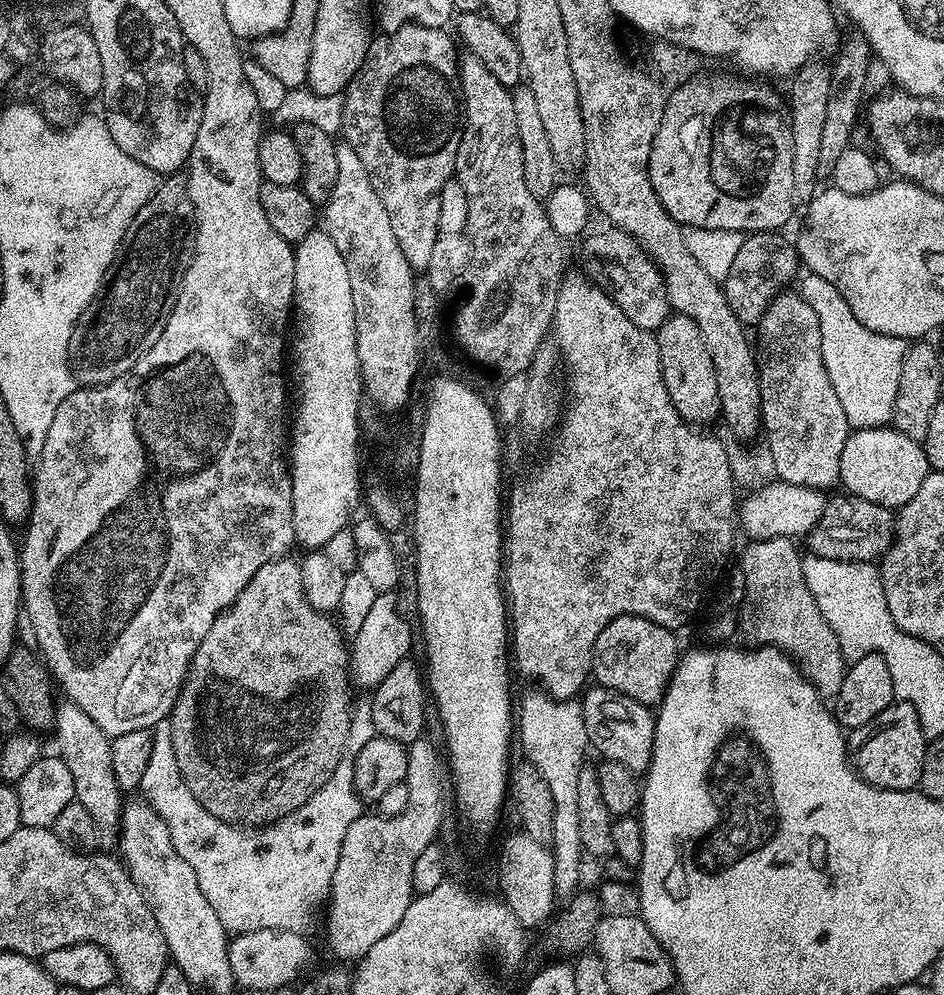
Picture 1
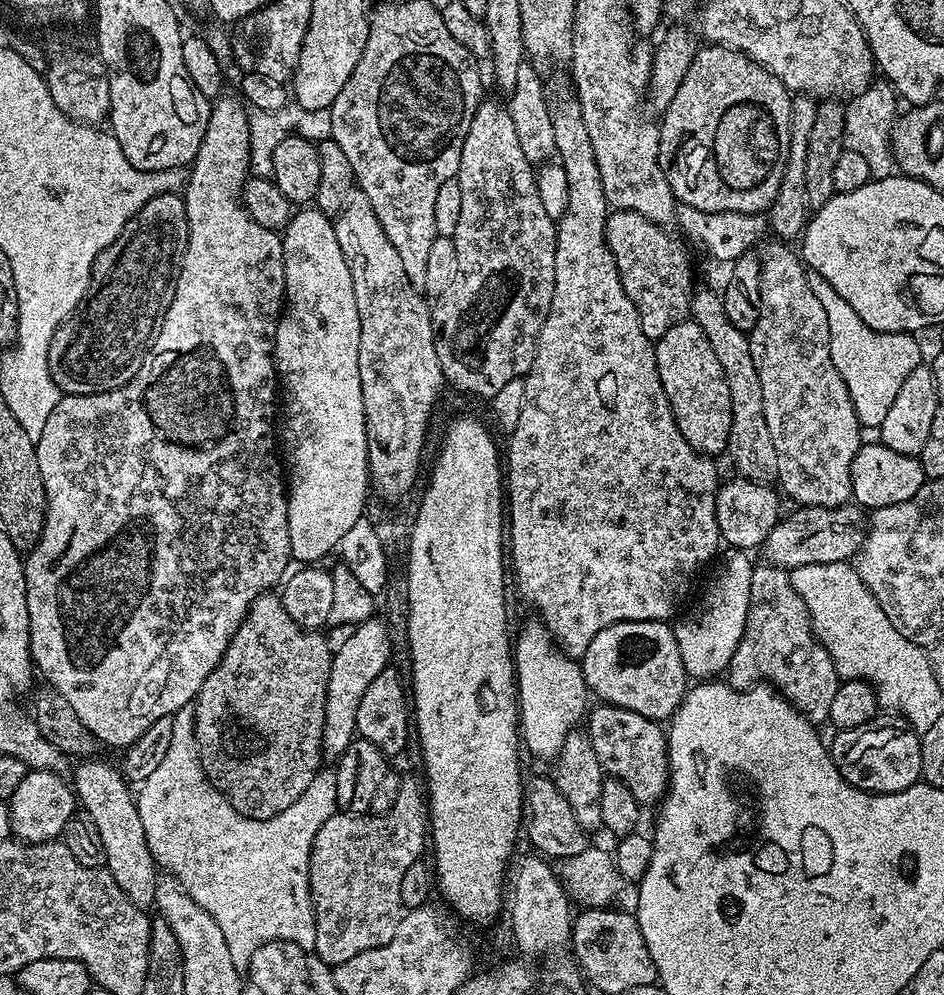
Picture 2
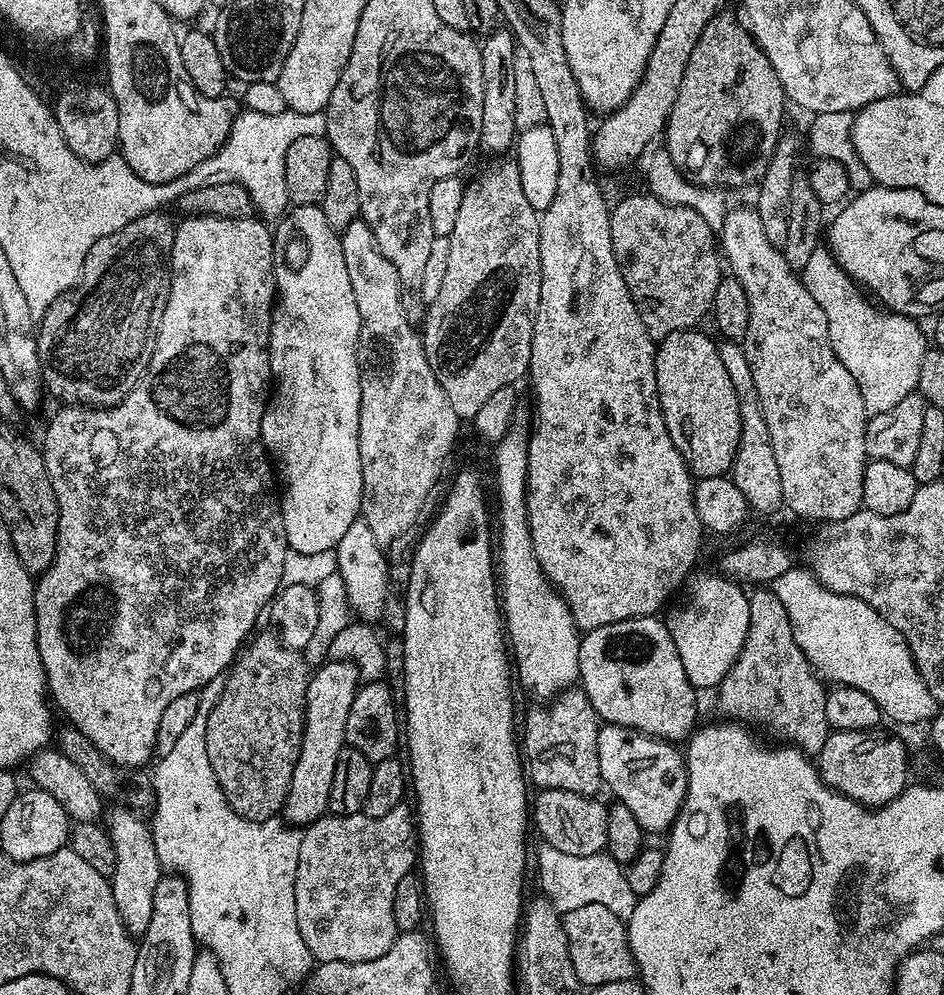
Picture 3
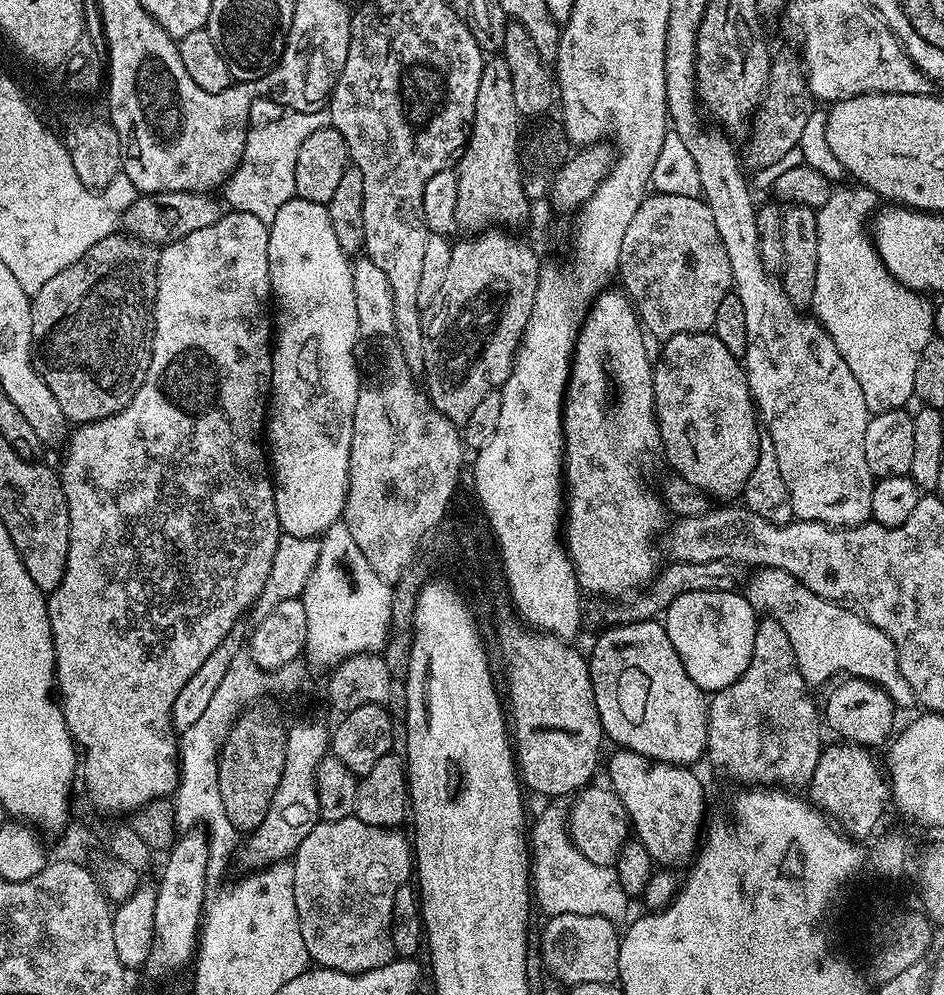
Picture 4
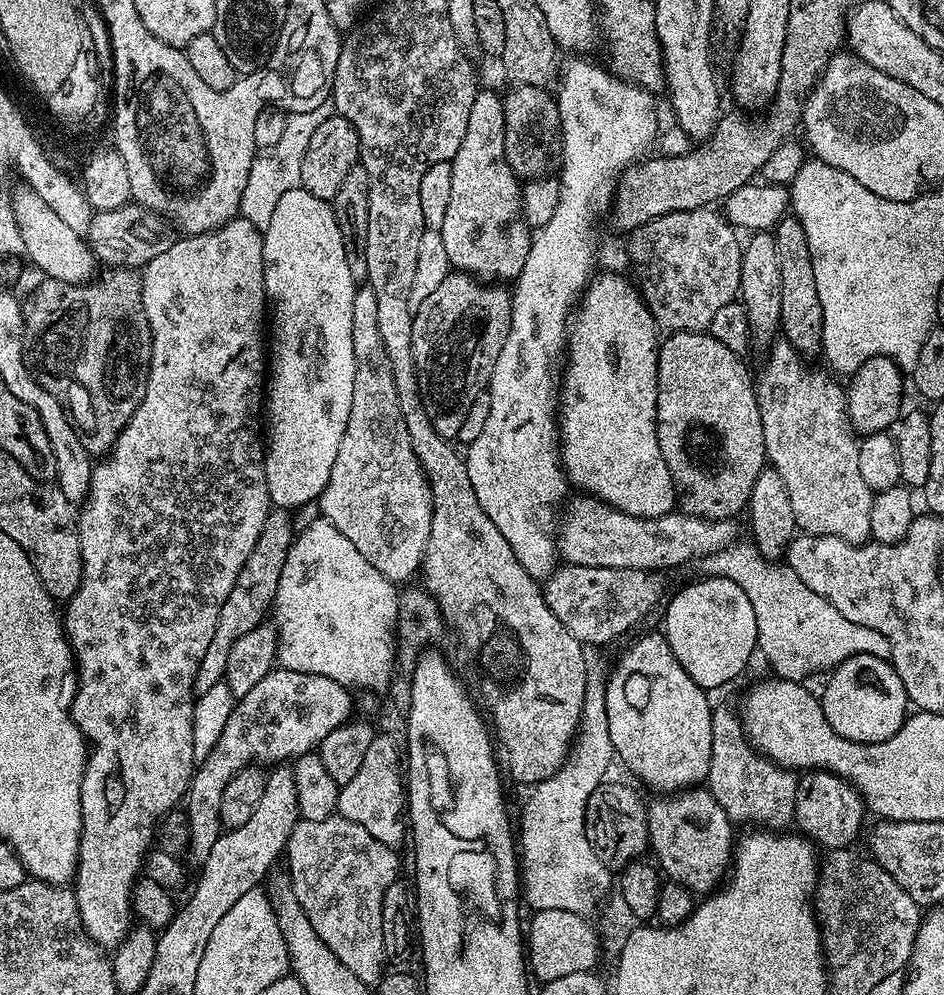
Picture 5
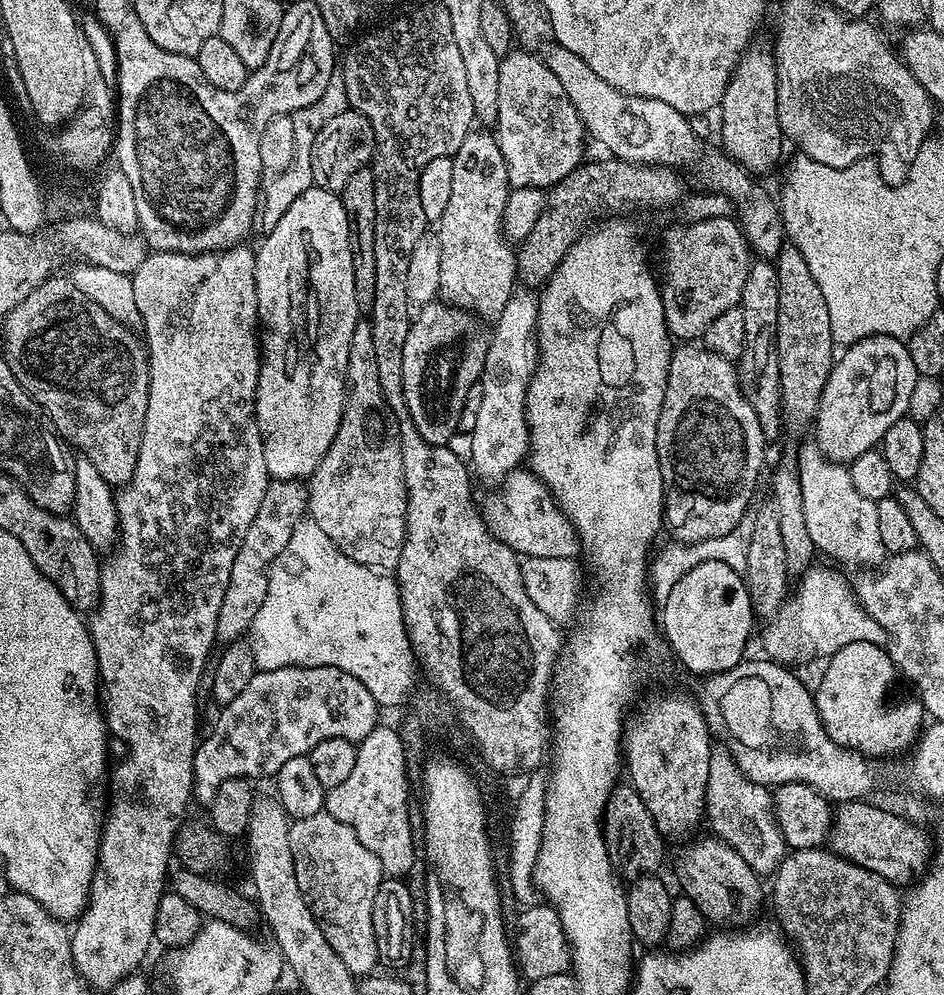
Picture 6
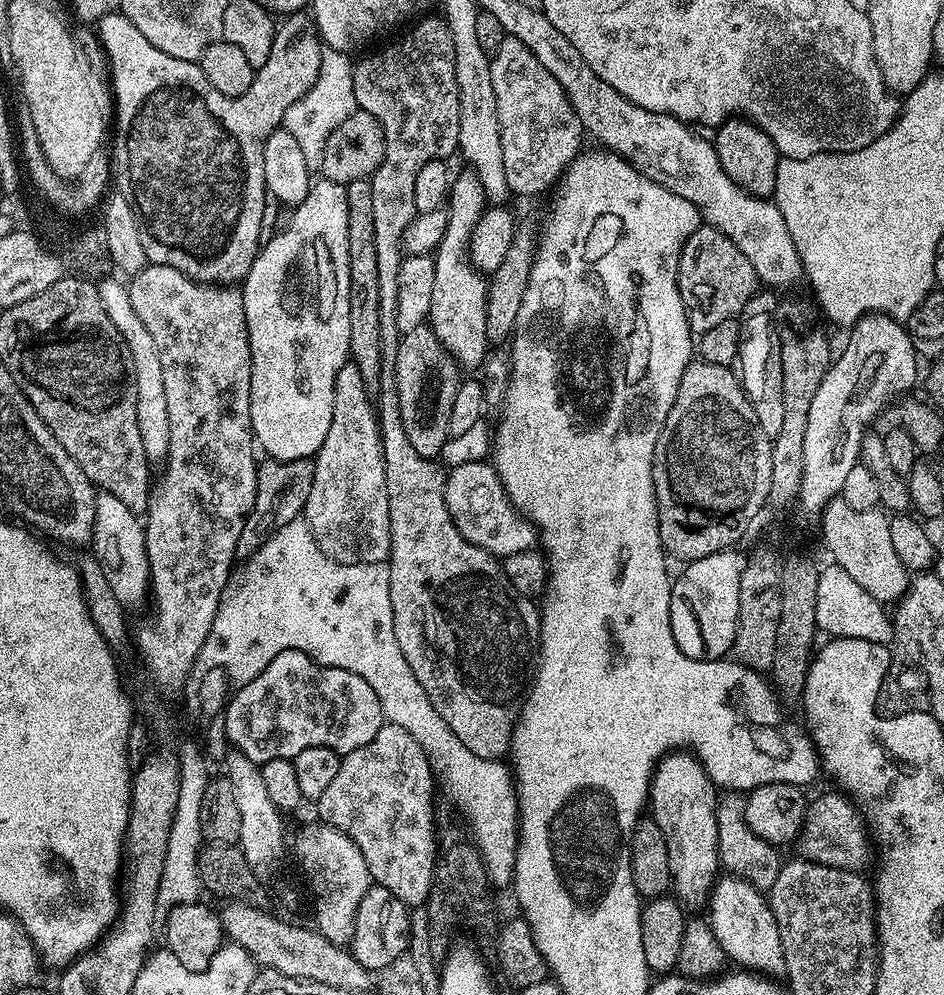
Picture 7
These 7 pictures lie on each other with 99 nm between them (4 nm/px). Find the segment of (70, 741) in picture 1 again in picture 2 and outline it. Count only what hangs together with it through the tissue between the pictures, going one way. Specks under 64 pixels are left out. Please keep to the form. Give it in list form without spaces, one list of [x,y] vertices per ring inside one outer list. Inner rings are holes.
[[[84,758],[75,765],[70,780],[74,785],[76,799],[83,815],[87,816],[90,822],[94,822],[98,830],[100,844],[104,847],[104,864],[114,882],[122,886],[130,902],[141,906],[151,905],[156,898],[158,865],[146,842],[142,818],[138,818],[138,806],[133,789],[116,764],[107,764],[100,759]]]

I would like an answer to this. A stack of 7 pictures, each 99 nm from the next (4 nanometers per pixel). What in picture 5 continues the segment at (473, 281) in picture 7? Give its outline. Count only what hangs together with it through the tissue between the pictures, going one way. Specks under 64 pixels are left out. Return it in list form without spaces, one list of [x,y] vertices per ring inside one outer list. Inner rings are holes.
[[[484,87],[477,91],[474,103],[470,105],[470,122],[466,122],[466,135],[462,138],[462,146],[458,146],[458,154],[454,154],[450,163],[450,203],[440,233],[452,268],[457,272],[466,272],[481,282],[515,281],[516,277],[522,274],[522,266],[526,266],[526,254],[530,254],[534,232],[524,218],[521,177],[517,176],[506,158],[504,97],[499,91],[491,92]]]

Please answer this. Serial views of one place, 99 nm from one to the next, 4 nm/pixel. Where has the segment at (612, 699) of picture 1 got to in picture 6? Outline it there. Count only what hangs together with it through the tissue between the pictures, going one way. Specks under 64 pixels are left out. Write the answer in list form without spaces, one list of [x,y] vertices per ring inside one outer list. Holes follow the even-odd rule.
[[[707,834],[701,840],[689,839],[684,849],[676,856],[676,880],[680,883],[679,891],[702,910],[702,914],[716,926],[748,926],[757,919],[760,907],[766,904],[766,888],[762,885],[761,877],[757,876],[750,866],[746,866],[746,861],[738,850],[731,848],[726,841],[720,839],[715,834]]]

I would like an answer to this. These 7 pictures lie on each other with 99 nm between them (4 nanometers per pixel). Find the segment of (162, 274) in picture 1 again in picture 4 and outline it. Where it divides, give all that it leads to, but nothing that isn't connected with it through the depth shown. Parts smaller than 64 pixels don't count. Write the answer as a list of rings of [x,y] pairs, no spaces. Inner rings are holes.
[[[113,234],[102,238],[78,262],[74,262],[66,270],[54,274],[42,290],[38,290],[31,297],[32,302],[32,361],[46,386],[50,386],[54,398],[58,398],[58,406],[62,406],[62,414],[73,425],[89,424],[107,416],[118,414],[134,398],[134,394],[142,386],[152,361],[152,311],[156,305],[156,291],[158,290],[158,258],[160,257],[157,245],[145,244],[136,236],[127,234]]]

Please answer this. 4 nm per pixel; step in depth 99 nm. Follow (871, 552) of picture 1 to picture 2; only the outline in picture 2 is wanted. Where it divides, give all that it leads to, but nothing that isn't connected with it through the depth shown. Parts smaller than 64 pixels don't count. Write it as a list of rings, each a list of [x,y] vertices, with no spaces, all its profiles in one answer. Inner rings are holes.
[[[849,502],[842,506],[800,506],[785,515],[766,534],[762,545],[763,559],[778,568],[794,569],[804,565],[845,563],[853,559],[864,544],[866,512],[859,504]]]

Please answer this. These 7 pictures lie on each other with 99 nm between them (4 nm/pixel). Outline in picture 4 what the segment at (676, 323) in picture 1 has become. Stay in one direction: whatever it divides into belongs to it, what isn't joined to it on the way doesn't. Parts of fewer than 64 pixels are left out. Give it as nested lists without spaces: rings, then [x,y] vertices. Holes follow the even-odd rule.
[[[709,330],[706,332],[683,332],[674,334],[669,340],[663,341],[660,357],[657,355],[652,370],[652,381],[654,382],[654,402],[656,403],[656,425],[660,427],[660,448],[666,459],[672,463],[672,468],[679,479],[690,482],[690,486],[698,486],[698,490],[707,492],[709,497],[721,496],[721,501],[728,502],[731,496],[739,497],[746,486],[746,478],[750,476],[750,470],[754,468],[754,462],[758,460],[760,453],[760,438],[762,435],[761,425],[758,423],[756,406],[752,402],[752,395],[748,389],[748,376],[744,373],[743,363],[722,346],[716,333]]]

